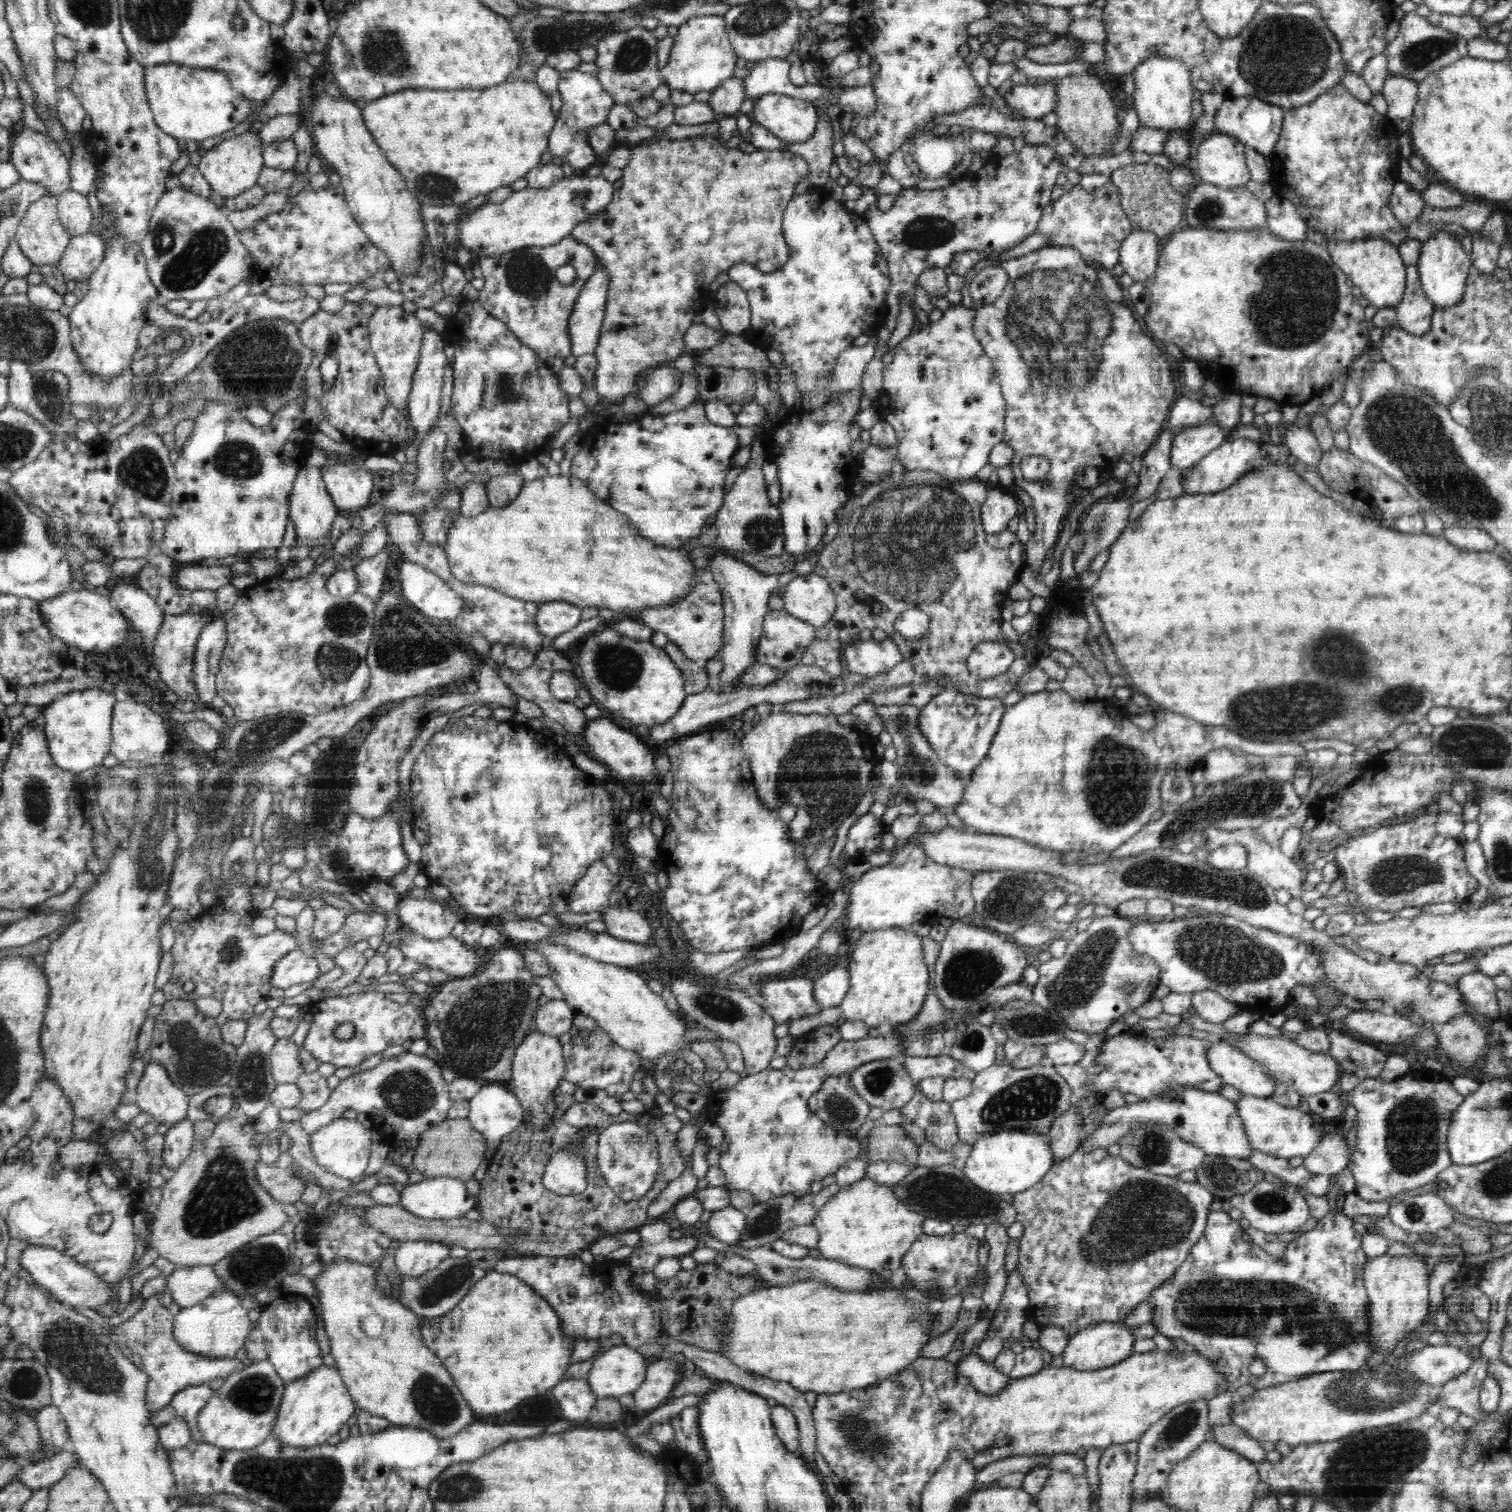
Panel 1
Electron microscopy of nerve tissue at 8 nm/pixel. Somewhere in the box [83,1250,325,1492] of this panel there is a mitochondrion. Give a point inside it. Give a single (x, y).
(255, 1394)

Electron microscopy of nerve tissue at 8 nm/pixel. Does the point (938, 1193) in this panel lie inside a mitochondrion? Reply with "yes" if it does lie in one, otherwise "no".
yes

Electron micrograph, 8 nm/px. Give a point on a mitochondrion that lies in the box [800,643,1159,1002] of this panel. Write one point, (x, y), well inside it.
(1117, 790)

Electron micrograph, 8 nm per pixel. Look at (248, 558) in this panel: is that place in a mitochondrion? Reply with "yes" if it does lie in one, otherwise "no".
no

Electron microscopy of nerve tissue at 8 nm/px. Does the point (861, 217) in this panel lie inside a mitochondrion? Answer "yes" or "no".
no

